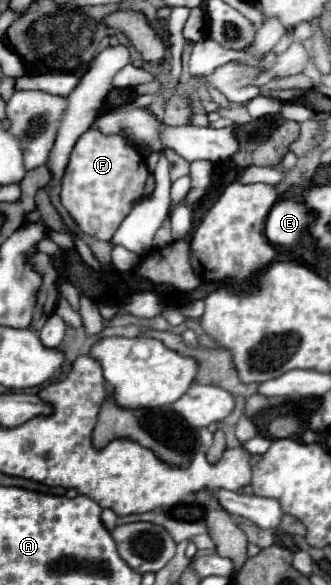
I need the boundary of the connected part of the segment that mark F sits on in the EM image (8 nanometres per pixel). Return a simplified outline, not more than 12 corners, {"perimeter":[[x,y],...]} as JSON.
{"perimeter":[[87,130],[61,204],[109,240],[143,196],[145,162],[123,134]]}

